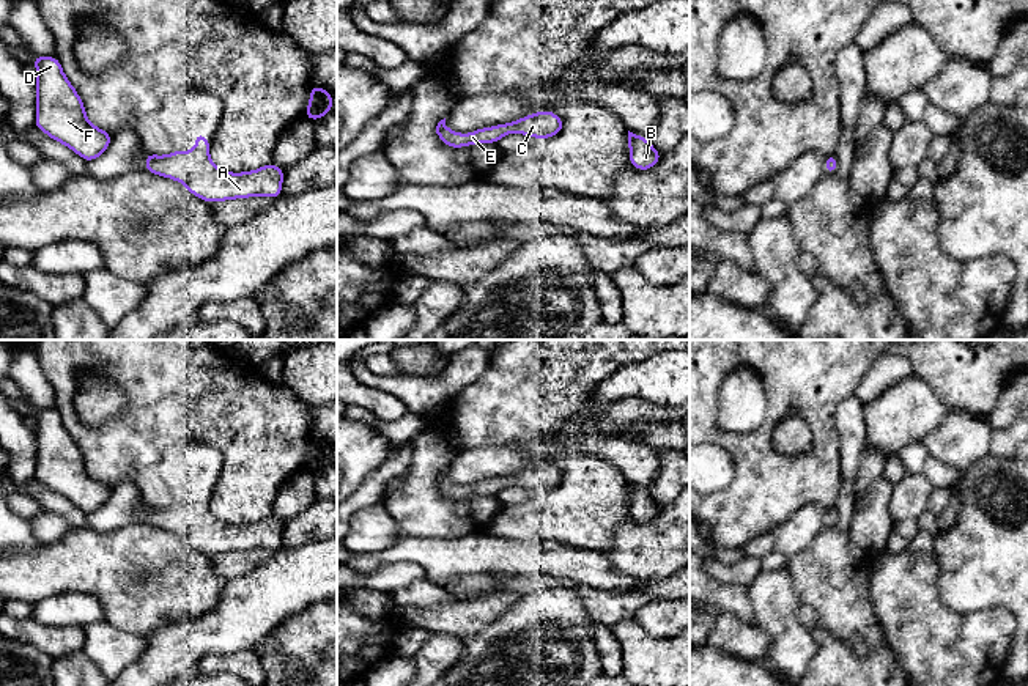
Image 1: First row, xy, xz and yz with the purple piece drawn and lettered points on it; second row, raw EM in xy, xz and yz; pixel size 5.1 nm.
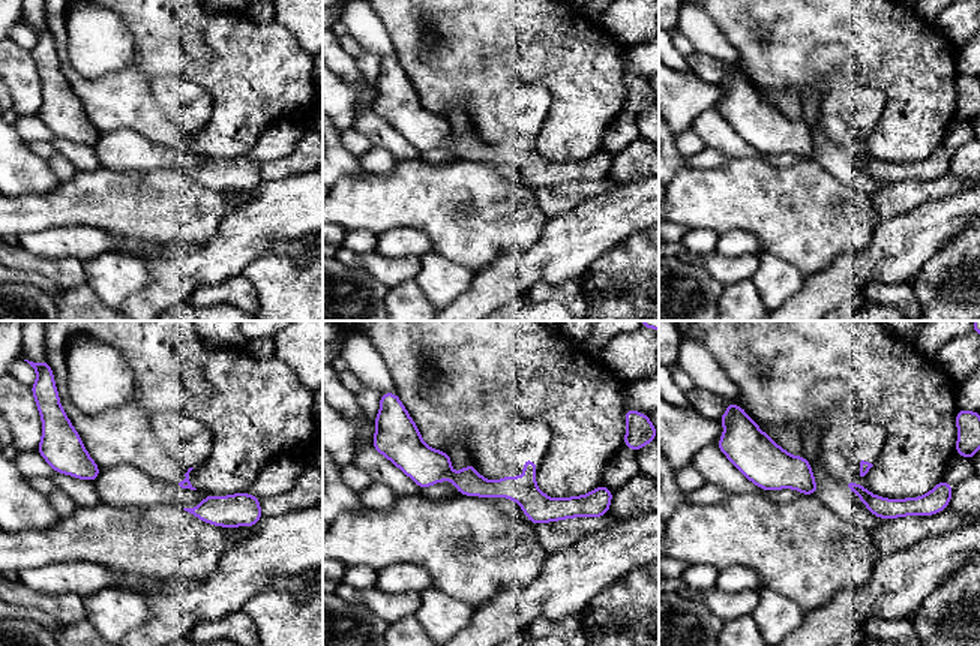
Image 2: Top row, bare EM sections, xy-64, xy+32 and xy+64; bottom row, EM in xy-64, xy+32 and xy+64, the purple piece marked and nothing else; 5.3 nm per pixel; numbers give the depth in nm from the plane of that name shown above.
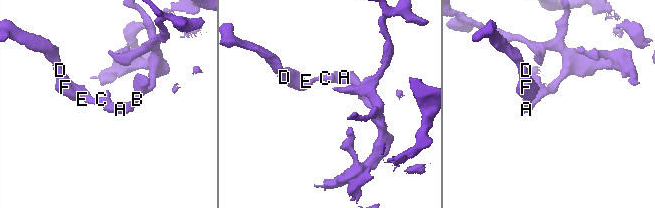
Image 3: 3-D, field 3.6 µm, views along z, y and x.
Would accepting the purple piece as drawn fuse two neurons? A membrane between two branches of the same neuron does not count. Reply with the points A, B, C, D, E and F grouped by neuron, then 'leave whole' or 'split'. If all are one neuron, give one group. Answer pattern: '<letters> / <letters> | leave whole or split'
A B C D E F | leave whole

